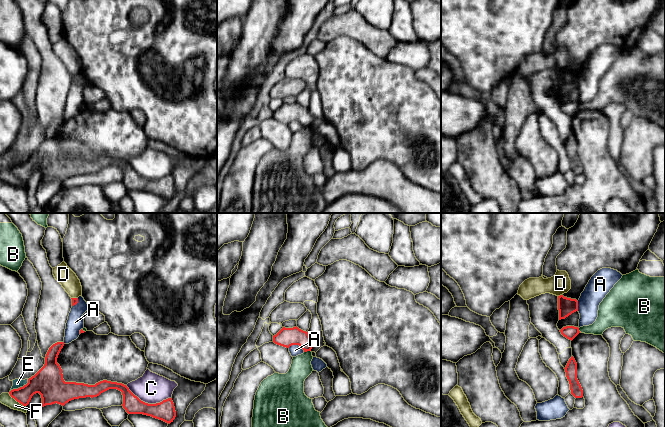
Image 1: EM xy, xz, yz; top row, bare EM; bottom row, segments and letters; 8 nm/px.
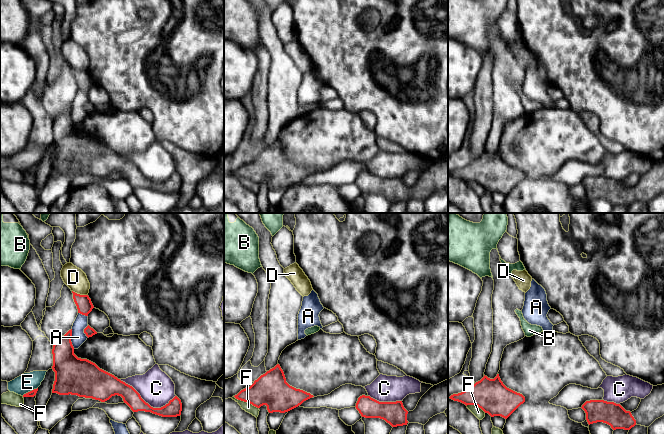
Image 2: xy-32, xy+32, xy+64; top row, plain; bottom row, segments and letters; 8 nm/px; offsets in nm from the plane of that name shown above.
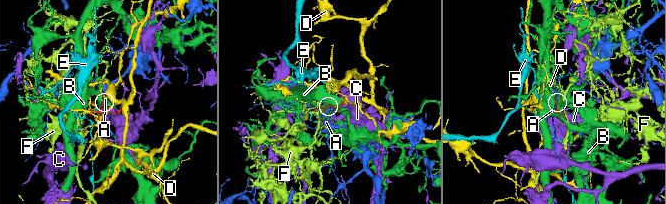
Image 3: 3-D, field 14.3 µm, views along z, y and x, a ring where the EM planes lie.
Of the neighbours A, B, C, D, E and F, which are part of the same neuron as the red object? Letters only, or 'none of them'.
none of them

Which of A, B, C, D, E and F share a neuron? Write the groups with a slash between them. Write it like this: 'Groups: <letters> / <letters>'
Groups: A / B / C / D / E / F

